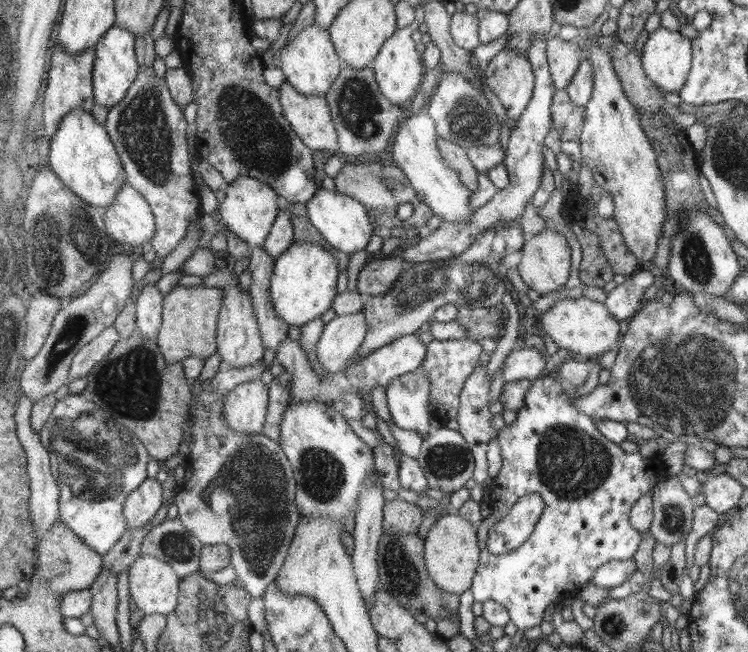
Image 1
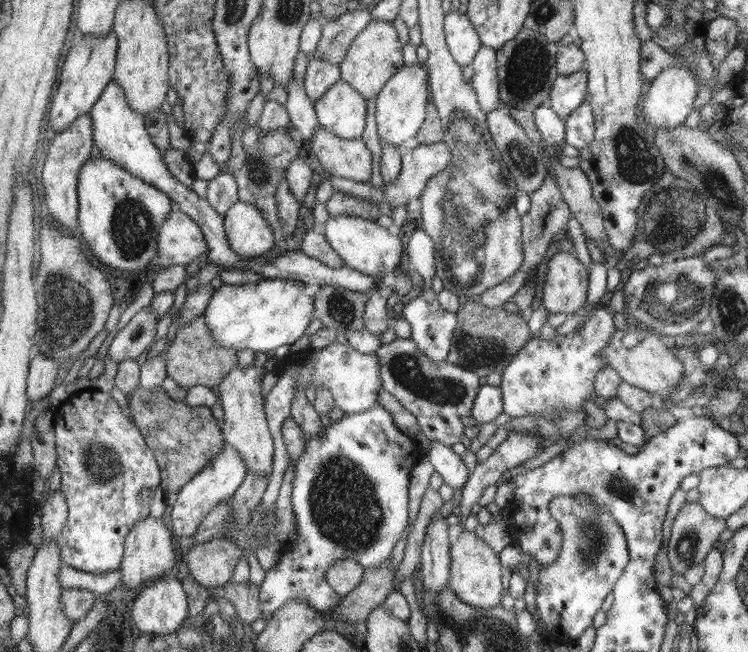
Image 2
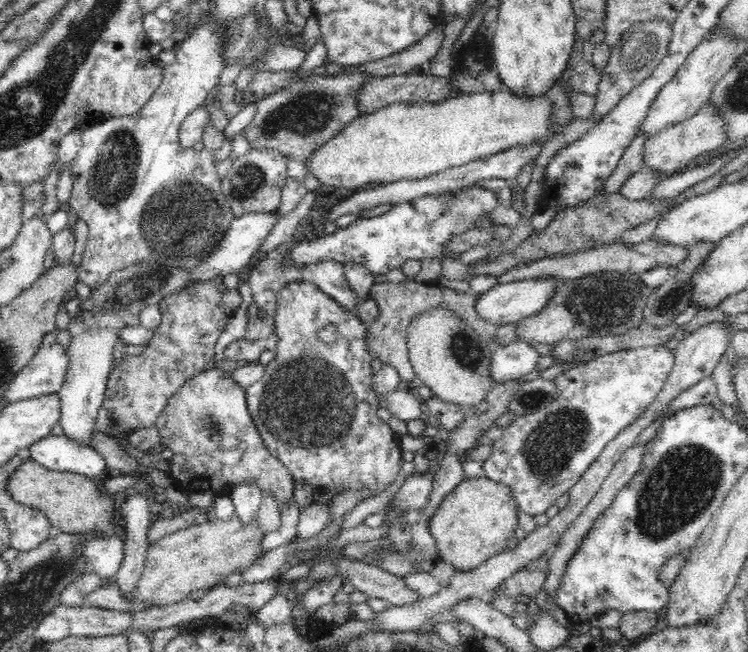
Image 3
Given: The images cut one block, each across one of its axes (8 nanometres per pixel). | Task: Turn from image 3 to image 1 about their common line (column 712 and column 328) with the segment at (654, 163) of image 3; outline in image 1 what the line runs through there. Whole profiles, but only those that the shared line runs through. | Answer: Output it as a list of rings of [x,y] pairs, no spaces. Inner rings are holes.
[[[284,81],[278,89],[283,115],[290,123],[292,130],[300,137],[300,140],[312,151],[327,150],[333,154],[339,154],[337,132],[325,97],[322,95],[306,96],[300,94],[288,81]]]

